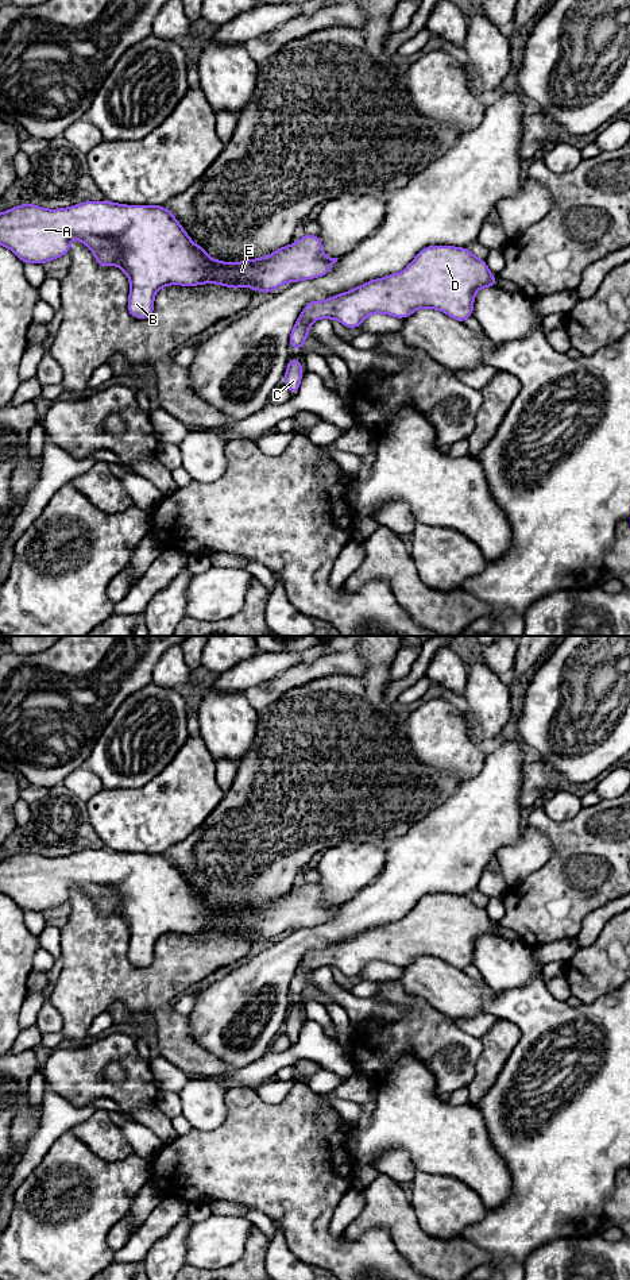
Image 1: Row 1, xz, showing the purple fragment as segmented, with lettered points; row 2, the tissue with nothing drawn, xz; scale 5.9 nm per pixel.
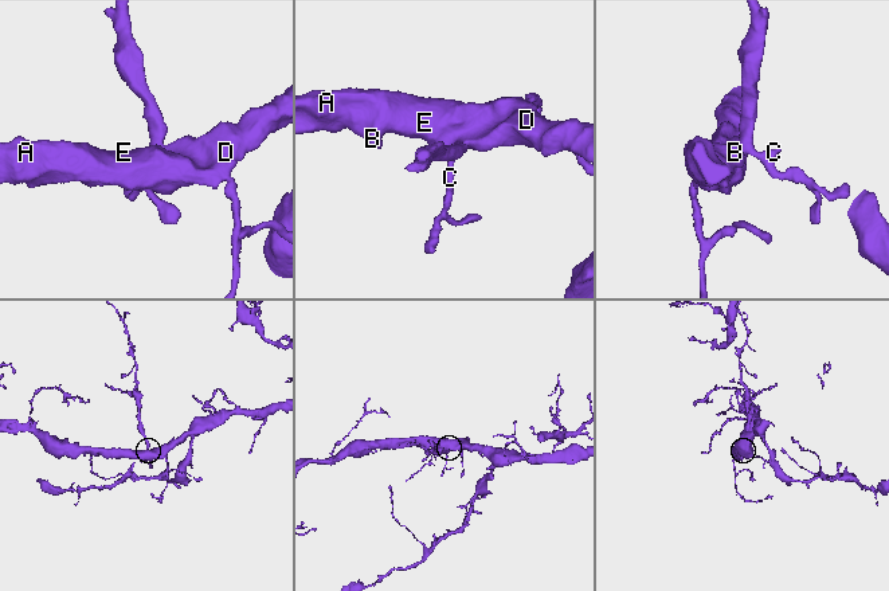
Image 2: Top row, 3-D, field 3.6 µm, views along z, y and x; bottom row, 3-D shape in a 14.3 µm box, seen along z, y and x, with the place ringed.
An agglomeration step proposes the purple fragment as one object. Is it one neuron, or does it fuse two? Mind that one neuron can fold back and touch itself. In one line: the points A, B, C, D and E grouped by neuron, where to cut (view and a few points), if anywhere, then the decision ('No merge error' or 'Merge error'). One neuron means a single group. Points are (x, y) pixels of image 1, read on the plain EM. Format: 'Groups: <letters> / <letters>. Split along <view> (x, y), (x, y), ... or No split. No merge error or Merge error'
Groups: A B C D E. No split. No merge error

